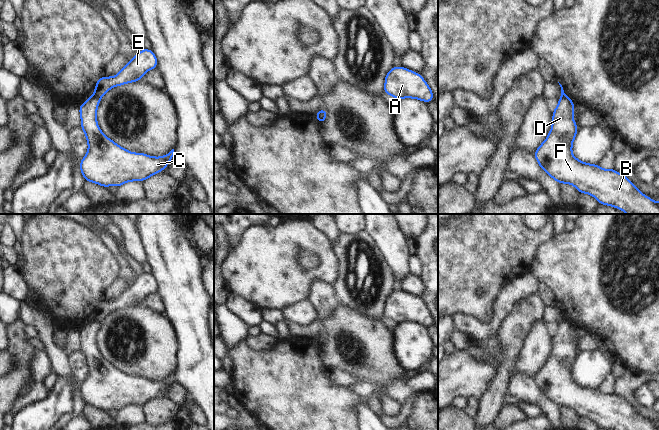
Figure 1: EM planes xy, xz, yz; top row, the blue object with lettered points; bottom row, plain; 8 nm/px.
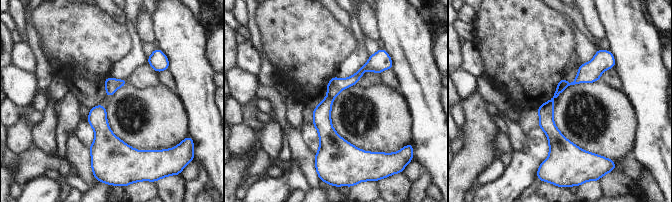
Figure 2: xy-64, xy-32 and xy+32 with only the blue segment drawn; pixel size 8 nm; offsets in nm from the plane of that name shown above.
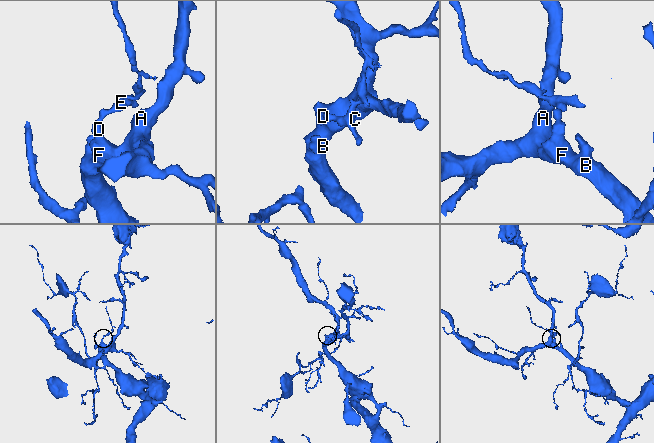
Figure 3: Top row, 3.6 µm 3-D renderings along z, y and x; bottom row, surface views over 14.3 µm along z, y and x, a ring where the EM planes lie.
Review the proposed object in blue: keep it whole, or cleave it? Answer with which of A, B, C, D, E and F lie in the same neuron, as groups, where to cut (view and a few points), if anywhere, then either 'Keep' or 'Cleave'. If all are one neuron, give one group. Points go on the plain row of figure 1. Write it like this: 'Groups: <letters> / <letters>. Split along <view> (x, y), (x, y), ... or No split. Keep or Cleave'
Groups: A B C D F / E. Split along xy (93, 319), (99, 323). Cleave.

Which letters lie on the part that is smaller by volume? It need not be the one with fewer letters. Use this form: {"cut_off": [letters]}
{"cut_off": ["E"]}

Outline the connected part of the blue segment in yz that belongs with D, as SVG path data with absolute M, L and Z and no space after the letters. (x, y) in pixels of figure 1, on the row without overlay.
M561 321L554 333L552 352L546 364L537 372L534 379L540 391L559 408L569 407L581 417L595 421L600 428L609 430L659 430L651 422L642 418L623 398L614 393L604 394L600 389L587 388L572 380L572 367L577 357L573 344L574 328L567 321Z

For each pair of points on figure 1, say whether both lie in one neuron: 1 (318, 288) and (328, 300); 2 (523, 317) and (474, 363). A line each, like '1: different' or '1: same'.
1: same
2: different

